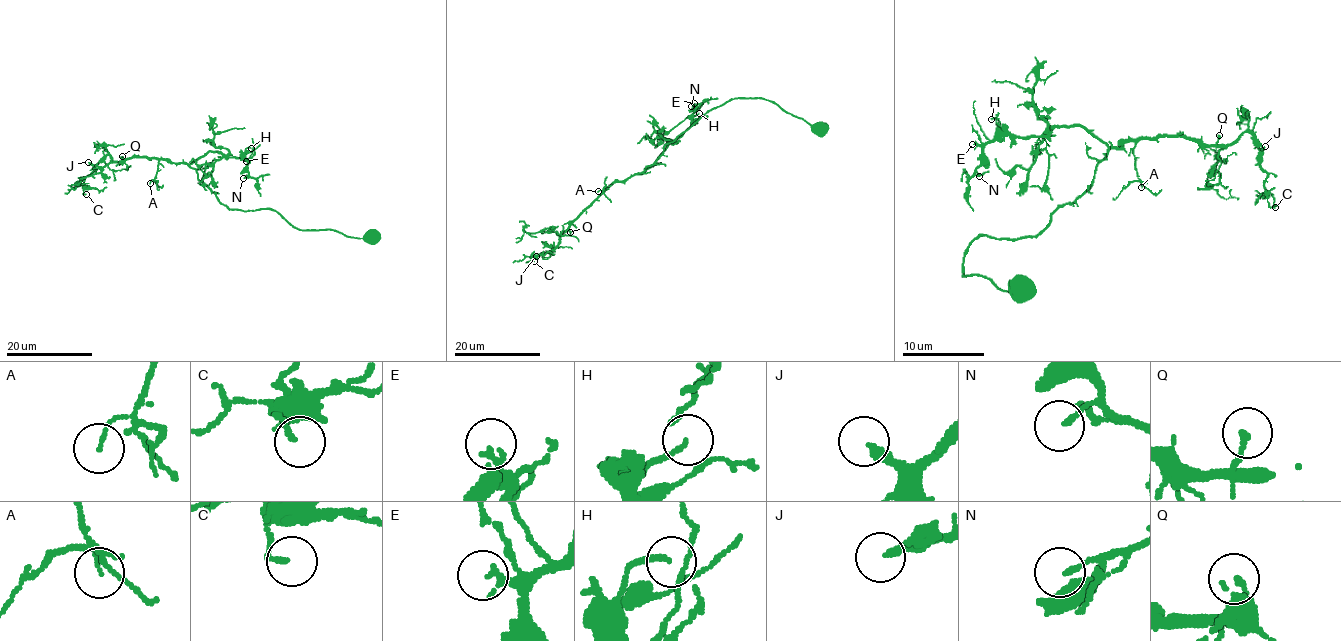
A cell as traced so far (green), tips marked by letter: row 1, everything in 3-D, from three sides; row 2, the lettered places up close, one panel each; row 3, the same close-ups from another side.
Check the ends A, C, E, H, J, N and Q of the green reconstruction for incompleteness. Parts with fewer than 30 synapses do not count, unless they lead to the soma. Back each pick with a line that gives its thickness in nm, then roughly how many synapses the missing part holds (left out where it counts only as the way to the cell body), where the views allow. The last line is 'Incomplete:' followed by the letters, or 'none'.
J: 240 nm thick; about 100 synapses
Incomplete: J

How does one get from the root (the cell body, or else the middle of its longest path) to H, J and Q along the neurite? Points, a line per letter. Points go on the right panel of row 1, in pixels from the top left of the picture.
H: (1022, 287), (962, 275), (964, 250), (1036, 236), (1108, 148), (1077, 125), (1018, 137), (991, 119)
J: (1022, 287), (962, 275), (964, 250), (1036, 236), (1110, 148), (1244, 131), (1265, 146)
Q: (1022, 287), (962, 275), (964, 250), (1036, 236), (1110, 148), (1219, 135)

